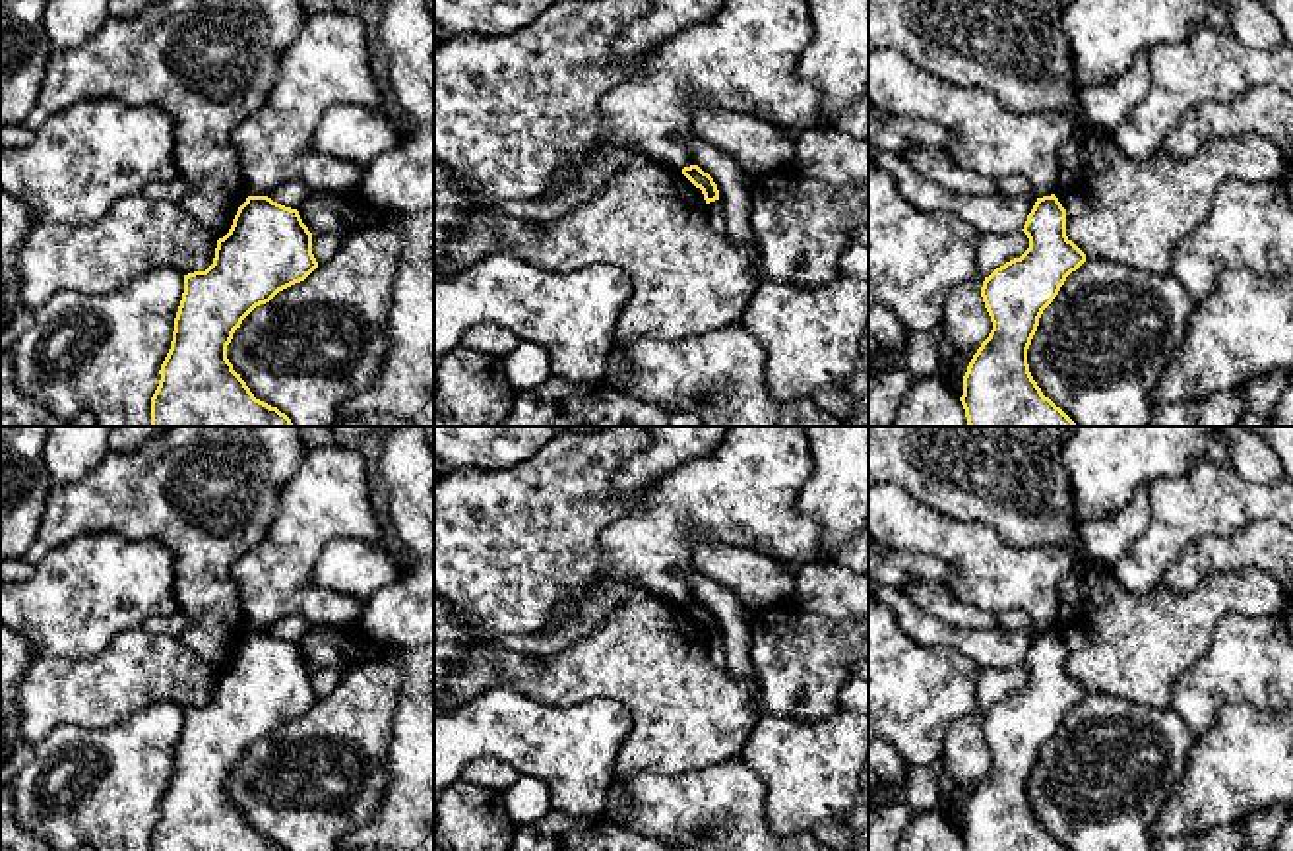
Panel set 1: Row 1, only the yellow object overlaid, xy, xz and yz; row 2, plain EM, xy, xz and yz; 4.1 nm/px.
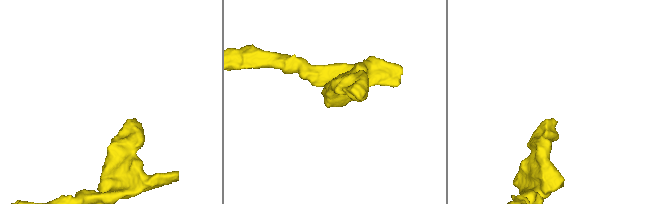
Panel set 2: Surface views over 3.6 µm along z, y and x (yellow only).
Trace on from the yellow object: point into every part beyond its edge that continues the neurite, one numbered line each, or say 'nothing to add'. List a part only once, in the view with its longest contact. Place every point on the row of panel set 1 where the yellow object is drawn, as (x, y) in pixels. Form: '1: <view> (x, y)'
nothing to add

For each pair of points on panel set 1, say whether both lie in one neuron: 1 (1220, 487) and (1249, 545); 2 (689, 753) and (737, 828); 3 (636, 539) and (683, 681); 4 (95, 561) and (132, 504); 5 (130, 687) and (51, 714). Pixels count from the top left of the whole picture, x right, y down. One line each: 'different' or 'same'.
1: different
2: different
3: different
4: different
5: same

